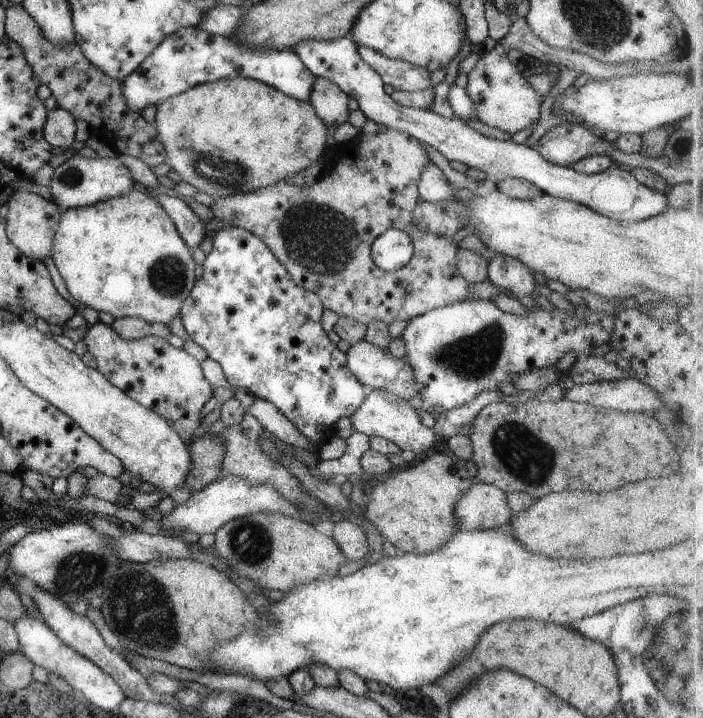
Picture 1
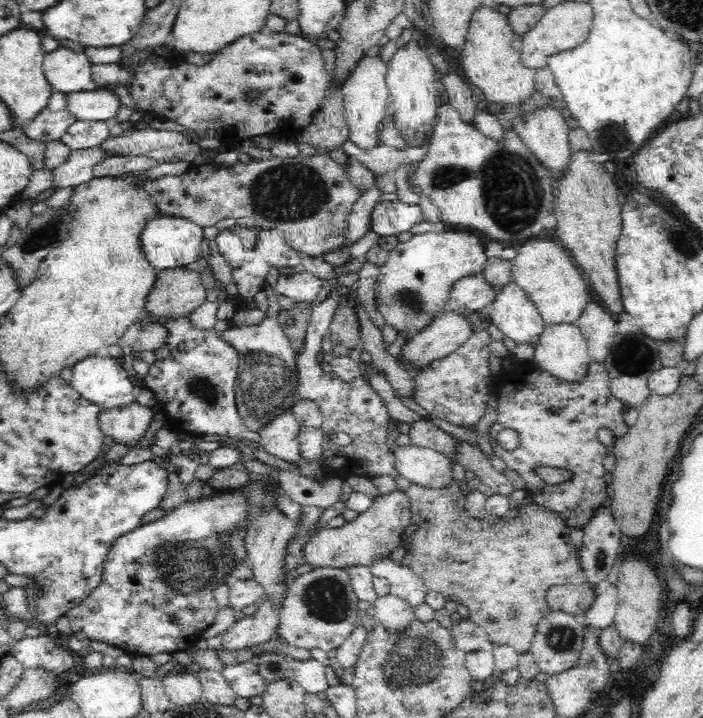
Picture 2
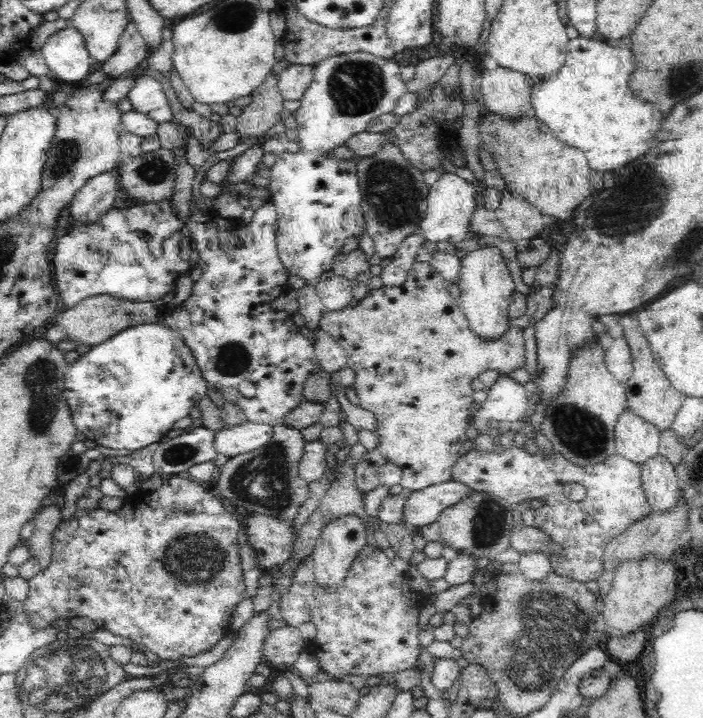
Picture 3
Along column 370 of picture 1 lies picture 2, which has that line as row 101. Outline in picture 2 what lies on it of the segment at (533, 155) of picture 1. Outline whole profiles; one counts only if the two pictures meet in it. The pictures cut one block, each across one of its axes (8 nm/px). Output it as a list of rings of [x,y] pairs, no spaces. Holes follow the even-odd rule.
[[[96,89],[91,91],[71,92],[66,93],[66,107],[68,107],[69,114],[72,114],[74,118],[80,121],[106,121],[111,123],[115,120],[120,104],[123,102],[124,94],[114,92],[110,89]]]

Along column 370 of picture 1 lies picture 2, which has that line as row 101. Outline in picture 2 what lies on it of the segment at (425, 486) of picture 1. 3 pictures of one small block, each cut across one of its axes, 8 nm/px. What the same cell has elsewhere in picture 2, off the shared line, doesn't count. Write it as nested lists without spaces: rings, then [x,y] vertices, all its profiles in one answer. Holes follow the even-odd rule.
[[[488,2],[480,6],[472,14],[468,34],[466,35],[466,42],[462,45],[460,54],[461,66],[464,76],[468,78],[468,82],[482,90],[484,100],[494,102],[494,104],[500,104],[500,106],[514,104],[514,106],[520,107],[522,102],[536,95],[536,70],[532,70],[522,64],[521,47],[522,39],[512,32],[507,15],[496,11],[491,3]]]

